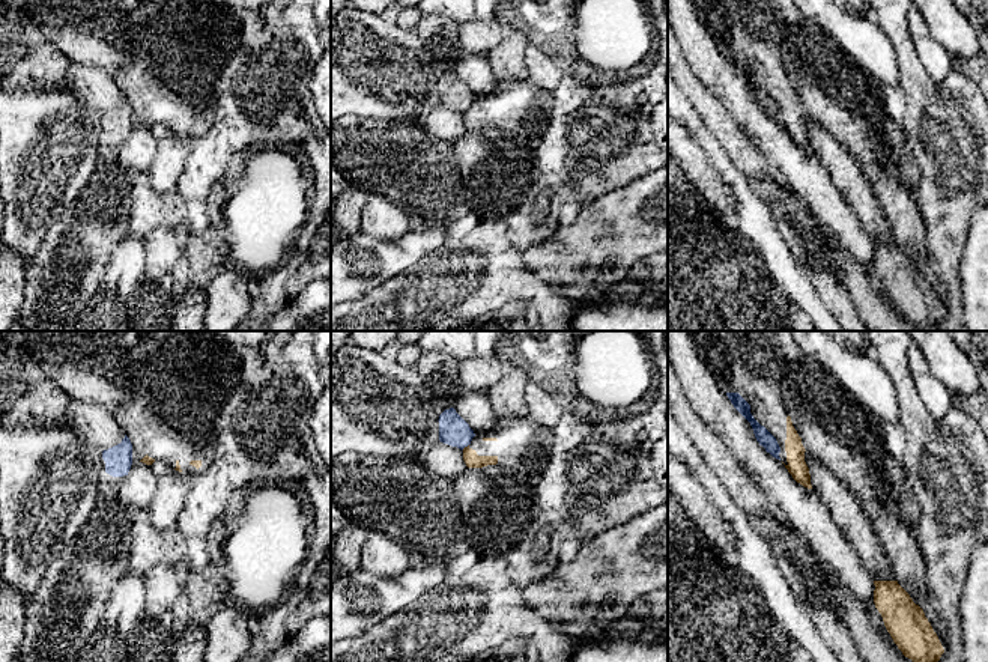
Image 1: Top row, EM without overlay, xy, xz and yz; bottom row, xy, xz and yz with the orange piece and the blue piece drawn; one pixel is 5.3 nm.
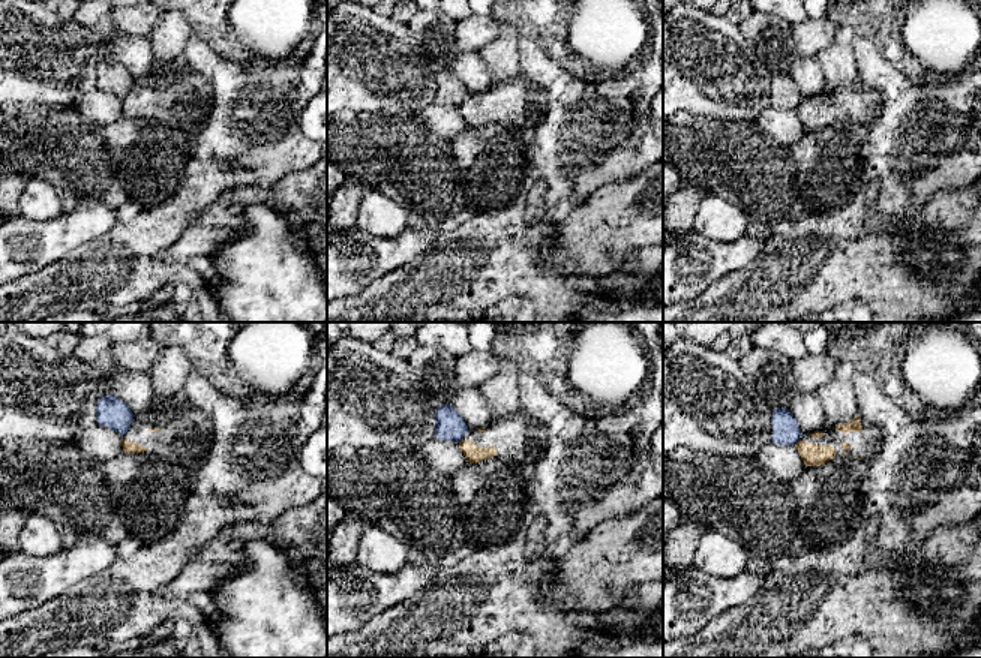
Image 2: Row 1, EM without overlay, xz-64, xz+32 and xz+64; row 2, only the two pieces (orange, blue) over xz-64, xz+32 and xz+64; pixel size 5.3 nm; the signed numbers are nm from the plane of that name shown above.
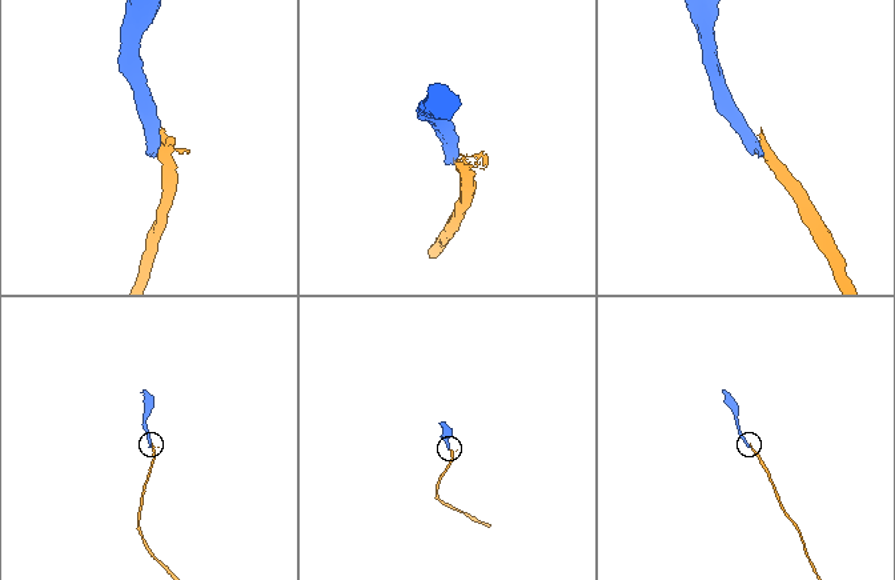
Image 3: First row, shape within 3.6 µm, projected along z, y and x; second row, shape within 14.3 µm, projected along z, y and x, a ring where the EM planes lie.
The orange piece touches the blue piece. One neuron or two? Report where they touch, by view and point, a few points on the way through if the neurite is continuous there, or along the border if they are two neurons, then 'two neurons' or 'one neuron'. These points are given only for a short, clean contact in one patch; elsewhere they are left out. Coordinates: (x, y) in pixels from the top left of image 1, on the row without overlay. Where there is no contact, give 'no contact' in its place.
xz (465, 110) | along xz (468, 107), (462, 112) | two neurons

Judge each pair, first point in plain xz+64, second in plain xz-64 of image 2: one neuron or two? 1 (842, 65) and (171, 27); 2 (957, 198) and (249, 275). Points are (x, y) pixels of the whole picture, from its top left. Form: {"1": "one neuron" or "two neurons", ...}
{"1": "one neuron", "2": "two neurons"}

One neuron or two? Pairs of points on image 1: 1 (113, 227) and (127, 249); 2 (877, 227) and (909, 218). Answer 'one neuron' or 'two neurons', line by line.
1: two neurons
2: two neurons

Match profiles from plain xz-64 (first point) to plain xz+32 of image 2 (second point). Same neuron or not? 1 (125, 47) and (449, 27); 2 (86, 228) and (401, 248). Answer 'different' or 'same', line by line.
1: different
2: same

